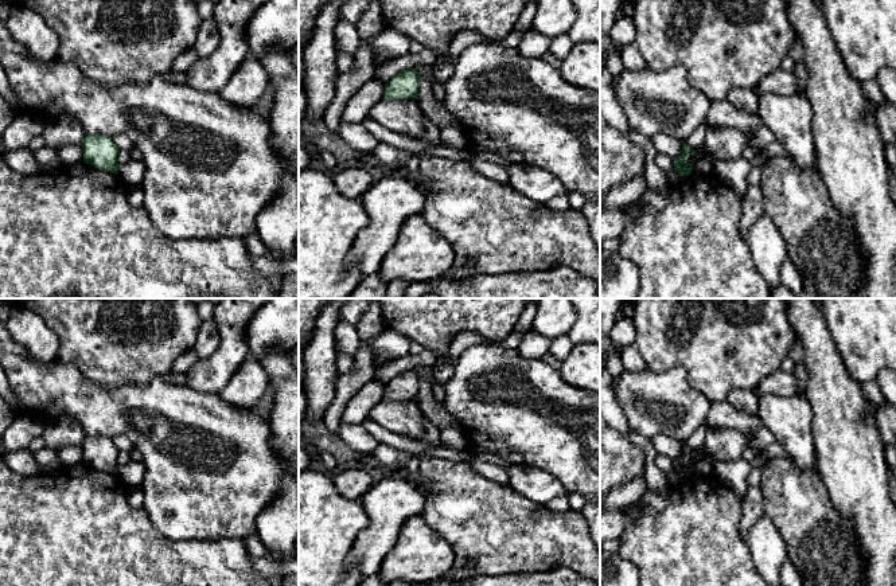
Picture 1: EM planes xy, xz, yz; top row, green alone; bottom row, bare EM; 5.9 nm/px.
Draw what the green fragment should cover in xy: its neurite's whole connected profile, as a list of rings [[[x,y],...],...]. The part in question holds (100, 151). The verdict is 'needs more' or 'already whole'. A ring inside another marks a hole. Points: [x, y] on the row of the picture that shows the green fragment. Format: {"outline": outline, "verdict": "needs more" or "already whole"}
{"outline": [[[86,134],[81,146],[85,163],[109,173],[118,173],[117,155],[120,149],[112,137],[104,134]]], "verdict": "already whole"}

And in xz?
{"outline": [[[413,69],[404,70],[385,83],[383,98],[390,101],[417,98],[420,79]]], "verdict": "already whole"}

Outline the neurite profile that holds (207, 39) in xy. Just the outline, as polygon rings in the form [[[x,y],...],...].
[[[214,17],[202,20],[198,36],[192,47],[198,51],[200,58],[210,56],[221,42],[219,30]]]

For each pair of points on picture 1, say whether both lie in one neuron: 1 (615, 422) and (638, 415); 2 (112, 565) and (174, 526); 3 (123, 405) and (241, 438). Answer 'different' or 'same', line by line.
1: different
2: different
3: same

